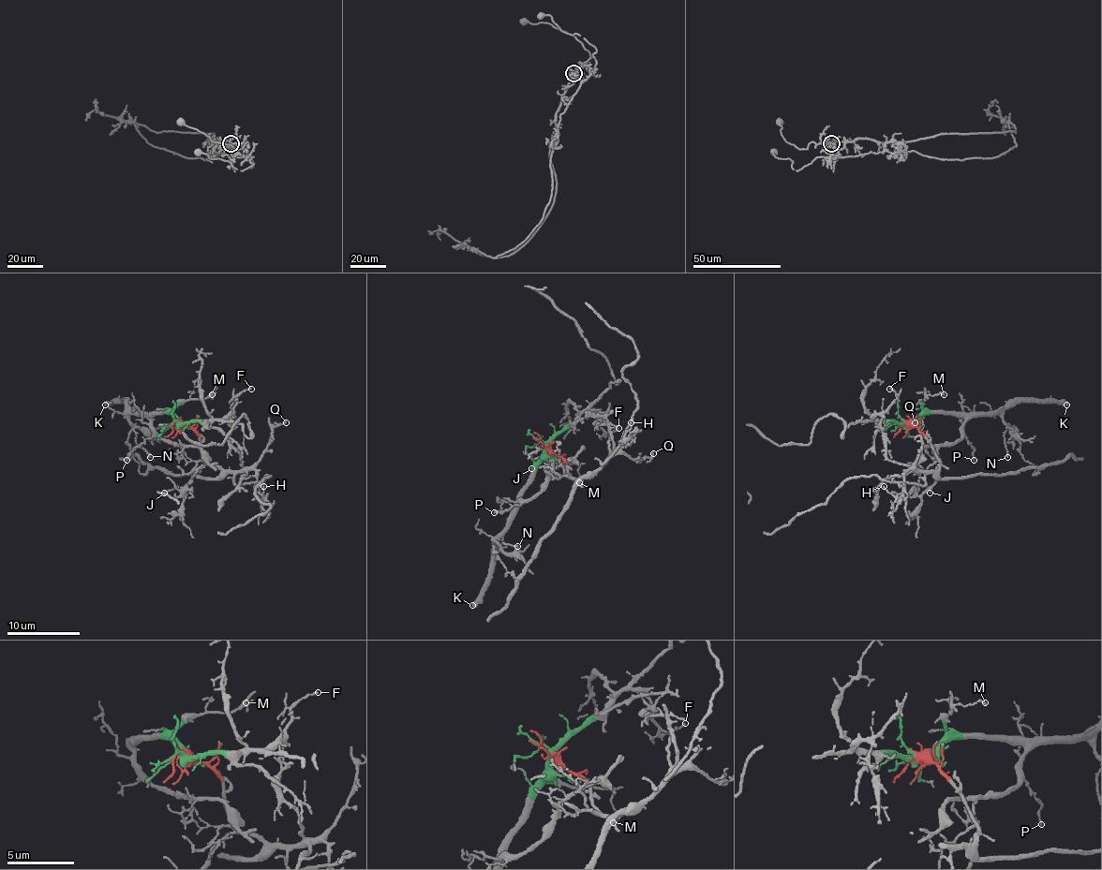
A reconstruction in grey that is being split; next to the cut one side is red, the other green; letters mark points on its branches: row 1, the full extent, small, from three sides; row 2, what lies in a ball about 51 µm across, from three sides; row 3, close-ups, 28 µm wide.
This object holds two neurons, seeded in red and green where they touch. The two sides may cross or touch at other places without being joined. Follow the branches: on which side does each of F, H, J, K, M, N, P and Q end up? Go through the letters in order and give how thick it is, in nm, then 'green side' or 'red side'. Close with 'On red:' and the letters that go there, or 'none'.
F: 110 nm thick; green side
H: 110 nm thick; red side
J: 120 nm thick; red side
K: 440 nm thick; green side
M: 110 nm thick; green side
N: 130 nm thick; green side
P: 170 nm thick; green side
Q: 110 nm thick; red side
On red: H, J, Q

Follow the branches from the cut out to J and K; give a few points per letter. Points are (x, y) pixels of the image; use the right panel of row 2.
J: (906, 421), (925, 436), (940, 465), (938, 479), (929, 487), (930, 493)
K: (906, 421), (915, 421), (923, 414), (932, 413), (992, 413), (1021, 402), (1064, 402), (1067, 405)

